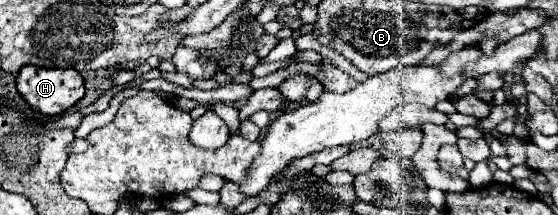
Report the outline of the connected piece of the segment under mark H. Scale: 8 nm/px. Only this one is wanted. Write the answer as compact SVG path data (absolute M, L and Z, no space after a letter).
M24 66L18 76L16 76L16 88L20 96L26 100L26 104L44 114L44 116L56 116L72 108L78 100L84 96L84 78L74 72L72 68L68 70L58 70L58 68L38 68L38 66Z

